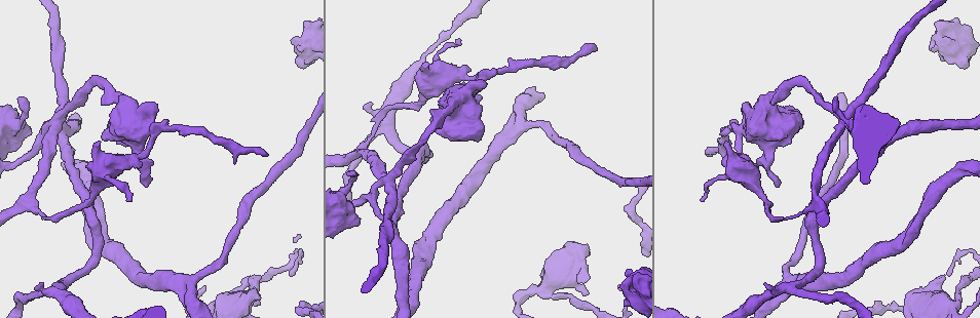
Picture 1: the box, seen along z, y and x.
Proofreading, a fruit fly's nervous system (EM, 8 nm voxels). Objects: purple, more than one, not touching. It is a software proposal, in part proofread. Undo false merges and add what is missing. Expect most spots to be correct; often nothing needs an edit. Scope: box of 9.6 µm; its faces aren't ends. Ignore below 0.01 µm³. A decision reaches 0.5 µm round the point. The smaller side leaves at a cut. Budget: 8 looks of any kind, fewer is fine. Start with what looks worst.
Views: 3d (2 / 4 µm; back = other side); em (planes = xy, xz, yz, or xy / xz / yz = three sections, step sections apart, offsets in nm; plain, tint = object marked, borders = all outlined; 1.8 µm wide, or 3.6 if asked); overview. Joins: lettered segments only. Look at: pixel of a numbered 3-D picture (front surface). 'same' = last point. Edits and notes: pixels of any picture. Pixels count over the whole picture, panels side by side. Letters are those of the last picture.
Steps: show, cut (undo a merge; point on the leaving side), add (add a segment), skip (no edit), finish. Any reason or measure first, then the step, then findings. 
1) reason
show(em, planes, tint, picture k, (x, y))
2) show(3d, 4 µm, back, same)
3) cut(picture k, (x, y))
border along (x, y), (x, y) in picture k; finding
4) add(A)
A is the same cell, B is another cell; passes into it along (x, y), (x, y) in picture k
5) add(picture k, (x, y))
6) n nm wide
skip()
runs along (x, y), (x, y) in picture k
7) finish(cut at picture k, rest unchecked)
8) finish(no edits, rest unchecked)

looks like a crossing
show(3d, 4 µm, picture 1, (385, 179))

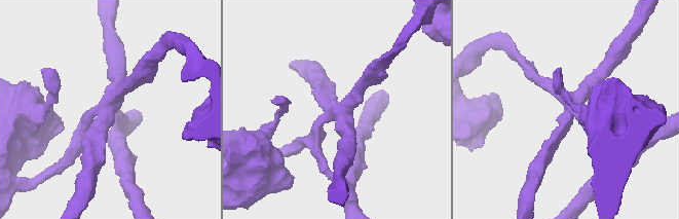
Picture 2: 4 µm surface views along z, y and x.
show(em, 3.6 µm, xy, step 4, tint, picture 2, (339, 112))

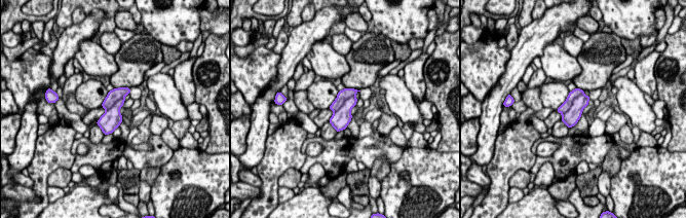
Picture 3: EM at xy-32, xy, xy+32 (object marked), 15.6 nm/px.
show(em, 3.6 µm, planes, borders, same)

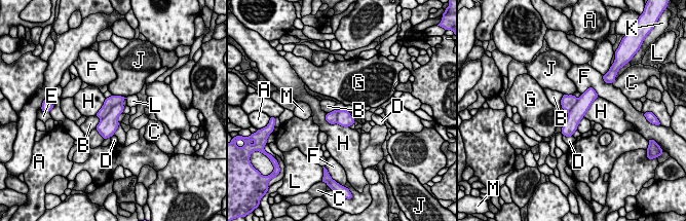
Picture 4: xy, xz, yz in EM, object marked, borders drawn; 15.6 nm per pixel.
240 nm wide
cut(picture 4, (108, 124))
A, B, C, D, E, F, G, H, J, K, L and M are other cells; border along (121, 102), (117, 103), (101, 119) in picture 4; a second cell is stuck on

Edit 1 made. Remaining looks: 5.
thick turns thin
show(em, 3.6 µm, xy, step 8, borders, picture 1, (940, 44))

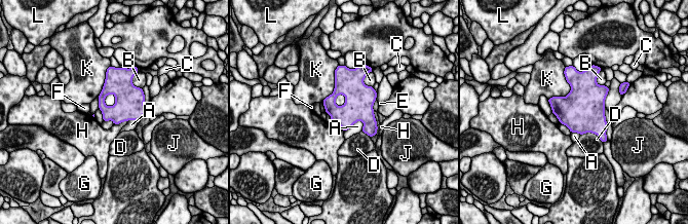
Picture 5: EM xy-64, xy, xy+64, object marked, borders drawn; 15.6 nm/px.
cut it another way
show(em, 3.6 µm, planes, borders, same)

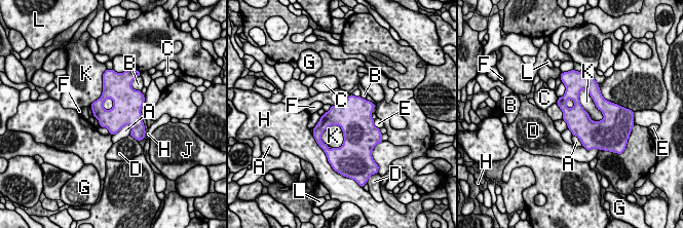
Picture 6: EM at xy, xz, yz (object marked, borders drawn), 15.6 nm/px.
skip()
A, B, C, D, E, F, G, H, J, K and L are other cells; border along (582, 88), (602, 113), (602, 120) in picture 6; all the same cell

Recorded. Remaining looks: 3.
finish(cut at picture 4, rest unchecked)

